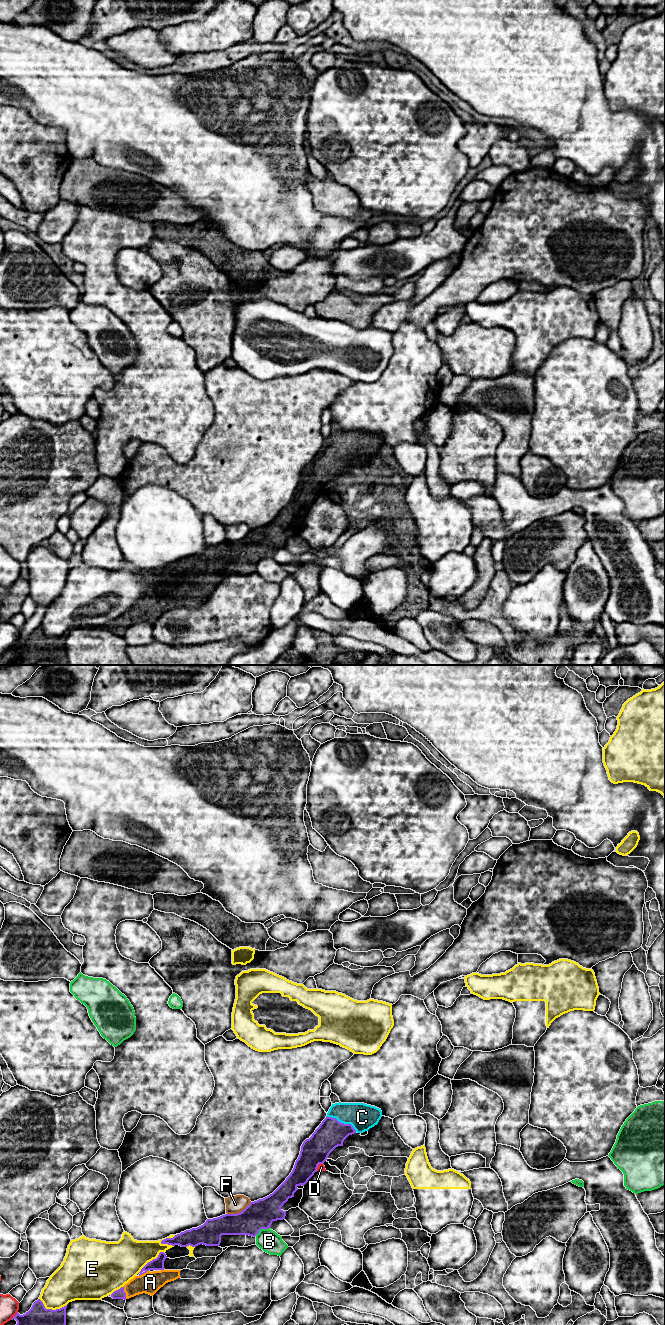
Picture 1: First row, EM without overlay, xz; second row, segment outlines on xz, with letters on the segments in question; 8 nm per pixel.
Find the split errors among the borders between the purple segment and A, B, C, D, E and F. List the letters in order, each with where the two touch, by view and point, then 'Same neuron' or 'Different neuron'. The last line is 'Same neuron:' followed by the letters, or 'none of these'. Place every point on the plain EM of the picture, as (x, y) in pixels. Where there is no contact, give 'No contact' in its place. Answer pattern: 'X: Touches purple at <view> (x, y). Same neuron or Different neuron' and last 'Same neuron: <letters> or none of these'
A: Touches purple at xz (124, 620). Same neuron
B: Touches purple at xz (262, 556). Different neuron
C: Touches purple at xz (342, 451). Same neuron
D: Touches purple at xz (15, 643). Different neuron
E: Touches purple at xz (51, 637). Different neuron
F: Touches purple at xz (240, 540). Different neuron
Same neuron: A, C

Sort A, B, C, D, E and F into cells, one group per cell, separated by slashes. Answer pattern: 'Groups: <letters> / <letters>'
Groups: A C / B / D / E / F

